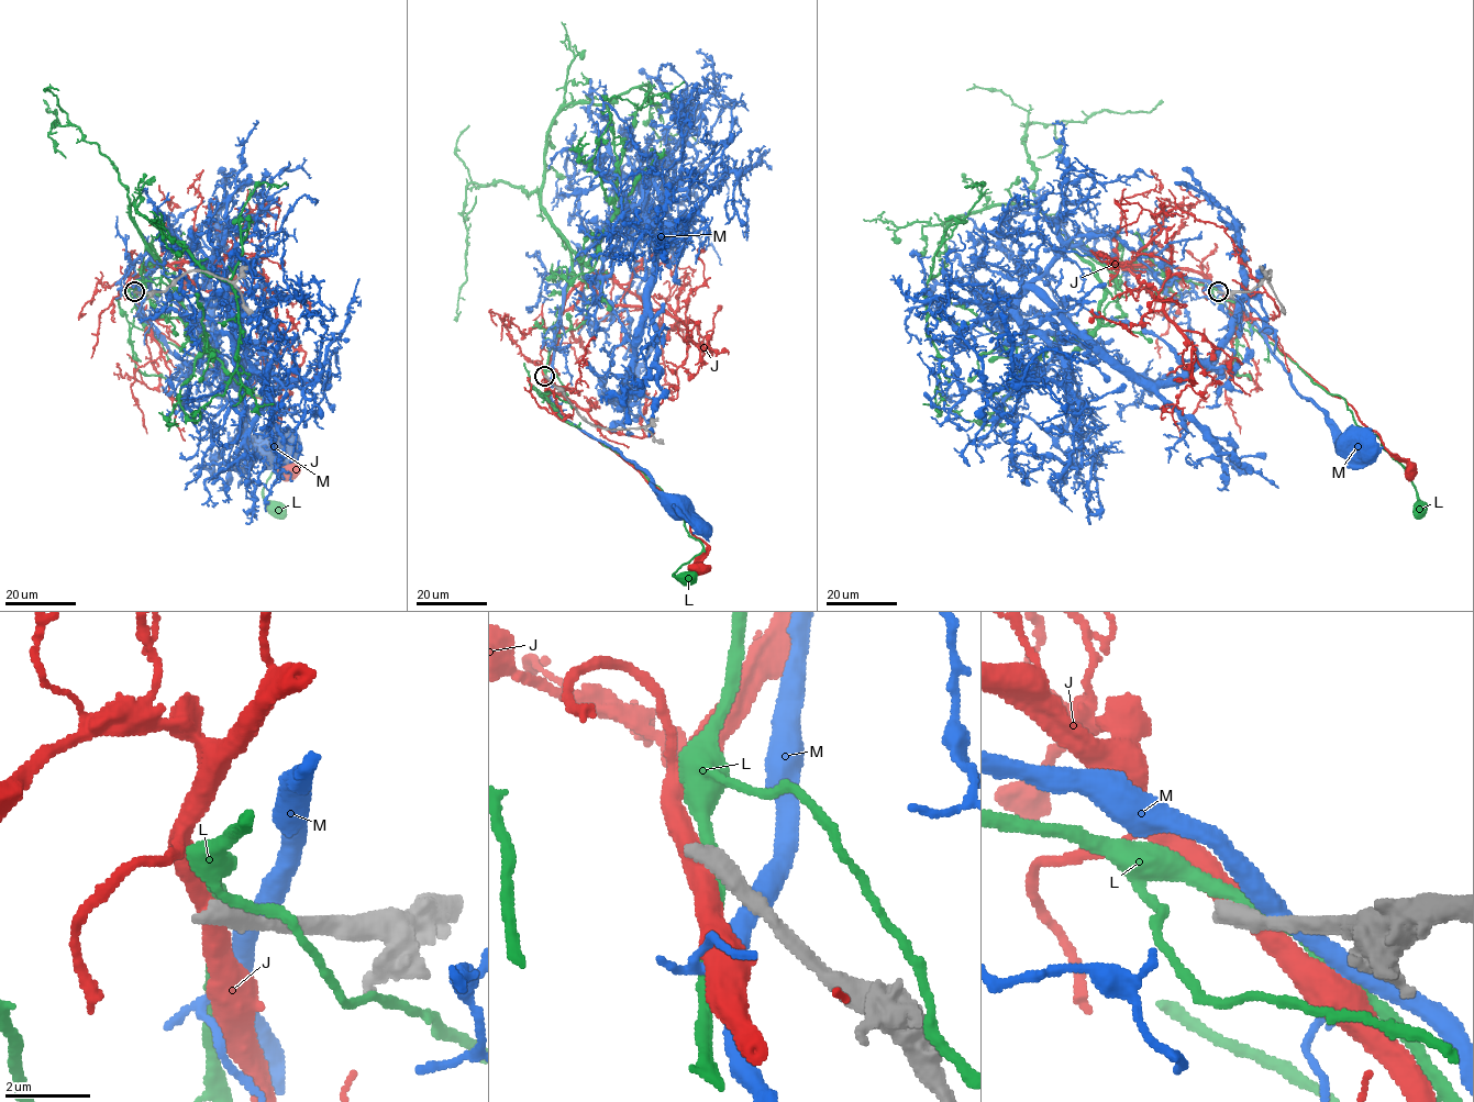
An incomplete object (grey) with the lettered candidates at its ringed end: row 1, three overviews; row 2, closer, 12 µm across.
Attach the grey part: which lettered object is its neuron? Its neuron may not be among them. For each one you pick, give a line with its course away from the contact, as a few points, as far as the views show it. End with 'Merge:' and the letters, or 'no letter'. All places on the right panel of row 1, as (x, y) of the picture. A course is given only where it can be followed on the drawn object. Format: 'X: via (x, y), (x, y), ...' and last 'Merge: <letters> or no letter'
Merge: no letter

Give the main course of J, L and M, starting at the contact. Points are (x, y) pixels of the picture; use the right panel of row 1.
J: (1219, 291), (1331, 396), (1342, 397), (1392, 454), (1407, 460), (1408, 471)
L: (1219, 291), (1267, 343), (1314, 382), (1345, 402), (1354, 422), (1374, 433), (1403, 467), (1416, 490), (1418, 507)
M: (1222, 292), (1259, 327), (1289, 376), (1290, 385), (1325, 413), (1325, 420), (1349, 447)

